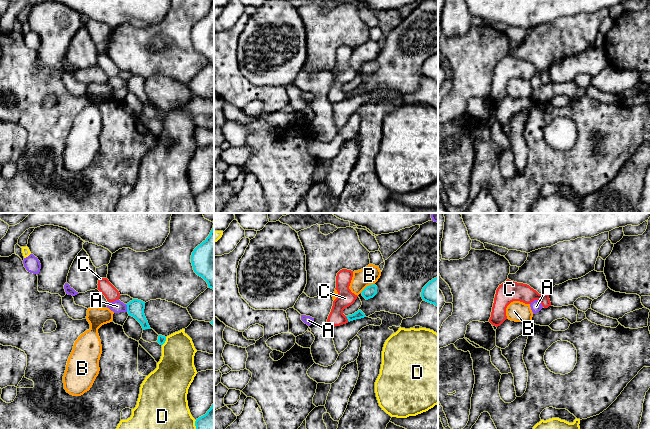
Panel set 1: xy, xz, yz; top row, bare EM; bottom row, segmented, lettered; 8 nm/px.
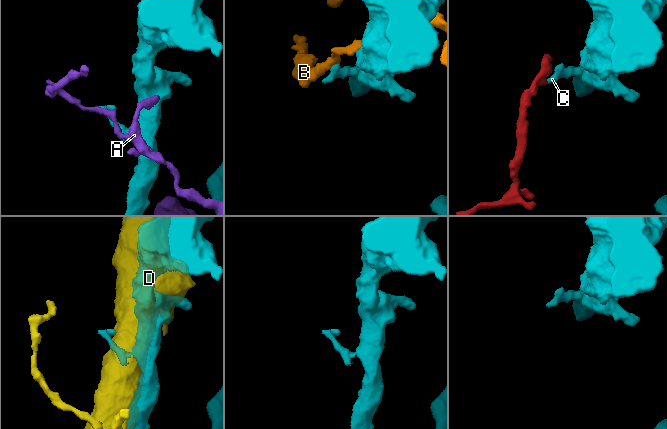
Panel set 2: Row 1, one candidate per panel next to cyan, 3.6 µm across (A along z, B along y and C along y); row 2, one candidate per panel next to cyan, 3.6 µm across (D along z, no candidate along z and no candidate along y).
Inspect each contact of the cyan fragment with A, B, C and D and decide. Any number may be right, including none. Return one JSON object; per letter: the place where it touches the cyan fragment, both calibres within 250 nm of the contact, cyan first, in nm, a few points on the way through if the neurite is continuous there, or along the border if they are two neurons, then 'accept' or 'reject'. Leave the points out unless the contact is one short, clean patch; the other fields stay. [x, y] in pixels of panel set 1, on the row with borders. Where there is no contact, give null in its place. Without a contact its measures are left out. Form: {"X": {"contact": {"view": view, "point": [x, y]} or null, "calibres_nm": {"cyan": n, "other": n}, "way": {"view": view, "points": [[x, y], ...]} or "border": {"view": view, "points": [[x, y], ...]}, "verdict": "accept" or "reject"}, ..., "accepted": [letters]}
{"A": {"contact": {"view": "xy", "point": [127, 308]}, "calibres_nm": {"cyan": 140, "other": 100}, "verdict": "reject"}, "B": {"contact": {"view": "xz", "point": [367, 286]}, "calibres_nm": {"cyan": 100, "other": 150}, "verdict": "reject"}, "C": {"contact": {"view": "xz", "point": [347, 318]}, "calibres_nm": {"cyan": 70, "other": 140}, "way": {"view": "xz", "points": [[359, 314], [347, 318], [340, 313], [345, 298]]}, "verdict": "accept"}, "D": {"contact": {"view": "xy", "point": [165, 340]}, "calibres_nm": {"cyan": 70, "other": 300}, "verdict": "reject"}, "accepted": ["C"]}

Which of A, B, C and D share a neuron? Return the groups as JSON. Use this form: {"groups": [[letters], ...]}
{"groups": [["A"], ["B"], ["C"], ["D"]]}

